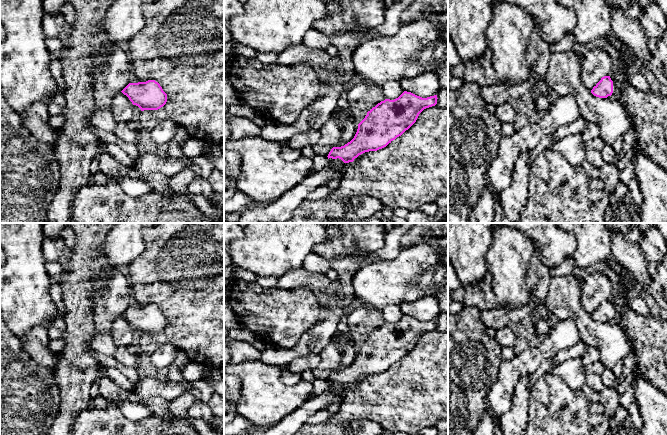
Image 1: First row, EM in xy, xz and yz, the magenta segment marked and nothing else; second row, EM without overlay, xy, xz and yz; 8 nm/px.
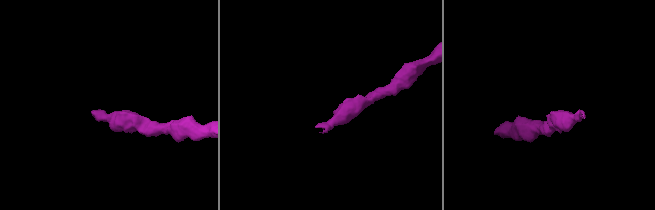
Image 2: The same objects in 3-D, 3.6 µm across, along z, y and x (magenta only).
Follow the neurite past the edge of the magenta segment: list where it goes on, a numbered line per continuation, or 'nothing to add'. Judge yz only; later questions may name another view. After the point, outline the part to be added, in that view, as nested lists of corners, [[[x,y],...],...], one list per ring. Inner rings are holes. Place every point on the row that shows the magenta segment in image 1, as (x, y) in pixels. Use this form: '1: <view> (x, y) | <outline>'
1: yz (613, 76) | [[[610,73],[607,76],[609,76],[611,78],[611,80],[613,81],[613,93],[612,95],[615,95],[617,93],[617,90],[619,88],[619,77],[614,73]]]

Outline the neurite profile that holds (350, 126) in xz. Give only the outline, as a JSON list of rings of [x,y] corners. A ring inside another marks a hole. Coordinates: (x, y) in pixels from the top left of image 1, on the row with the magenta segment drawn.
[[[337,108],[330,118],[344,121],[342,126],[342,141],[338,147],[344,146],[354,138],[358,129],[353,111],[350,108]]]

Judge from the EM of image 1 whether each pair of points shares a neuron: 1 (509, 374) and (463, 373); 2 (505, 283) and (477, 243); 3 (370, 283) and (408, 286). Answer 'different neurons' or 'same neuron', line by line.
1: different neurons
2: different neurons
3: same neuron

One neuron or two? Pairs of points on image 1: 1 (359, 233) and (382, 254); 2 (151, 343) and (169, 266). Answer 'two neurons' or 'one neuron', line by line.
1: two neurons
2: one neuron

